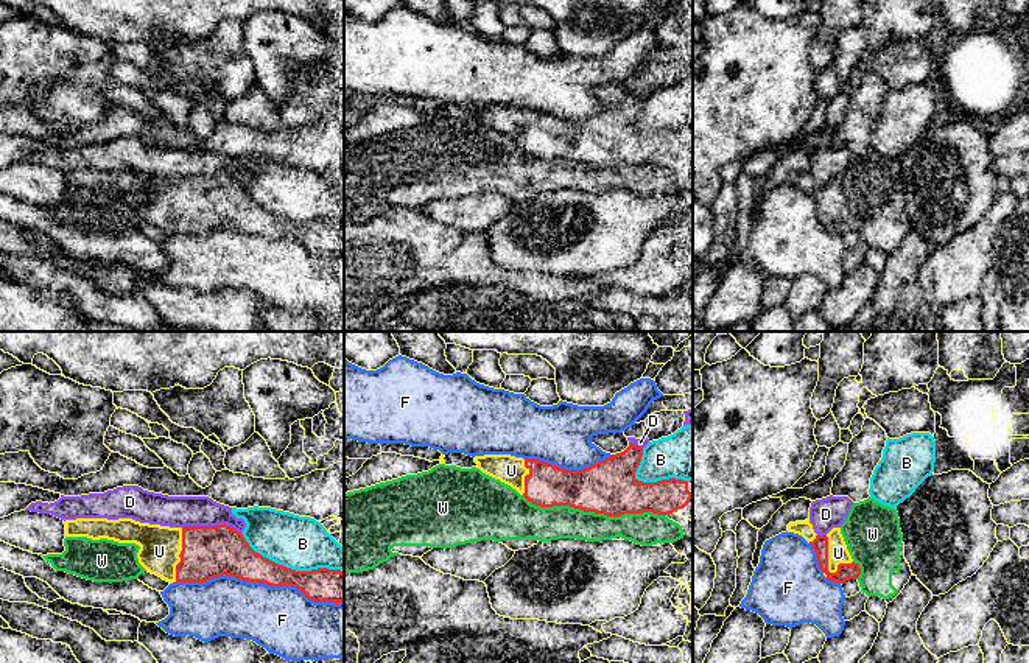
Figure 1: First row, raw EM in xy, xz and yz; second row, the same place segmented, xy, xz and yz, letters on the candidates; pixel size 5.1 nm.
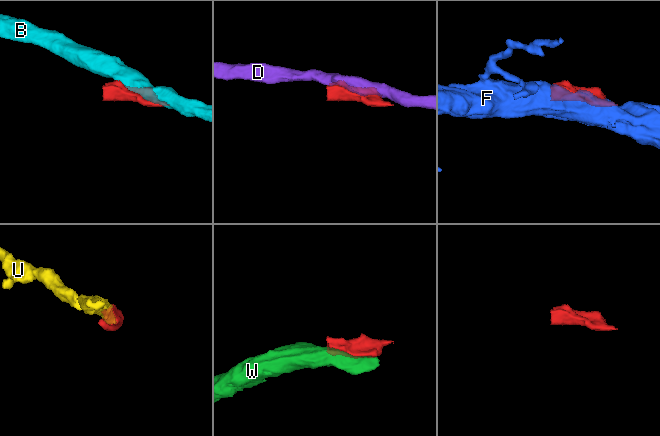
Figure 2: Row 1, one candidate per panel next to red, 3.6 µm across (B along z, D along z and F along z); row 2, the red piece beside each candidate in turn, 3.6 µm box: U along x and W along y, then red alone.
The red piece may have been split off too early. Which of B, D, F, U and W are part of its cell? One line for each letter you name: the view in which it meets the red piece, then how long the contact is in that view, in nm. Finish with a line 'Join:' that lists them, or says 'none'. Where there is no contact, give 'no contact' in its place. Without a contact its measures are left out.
U: meets red in yz; contact 200 nm long
Join: U

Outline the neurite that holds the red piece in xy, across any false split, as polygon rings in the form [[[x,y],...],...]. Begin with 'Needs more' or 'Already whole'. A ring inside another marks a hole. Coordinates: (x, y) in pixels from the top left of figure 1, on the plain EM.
Needs more. [[[76,170],[64,176],[65,188],[139,196],[139,215],[170,235],[207,233],[226,226],[269,238],[291,237],[314,254],[344,254],[341,221],[286,219],[255,204],[243,185],[227,176],[170,179],[132,170]]]

